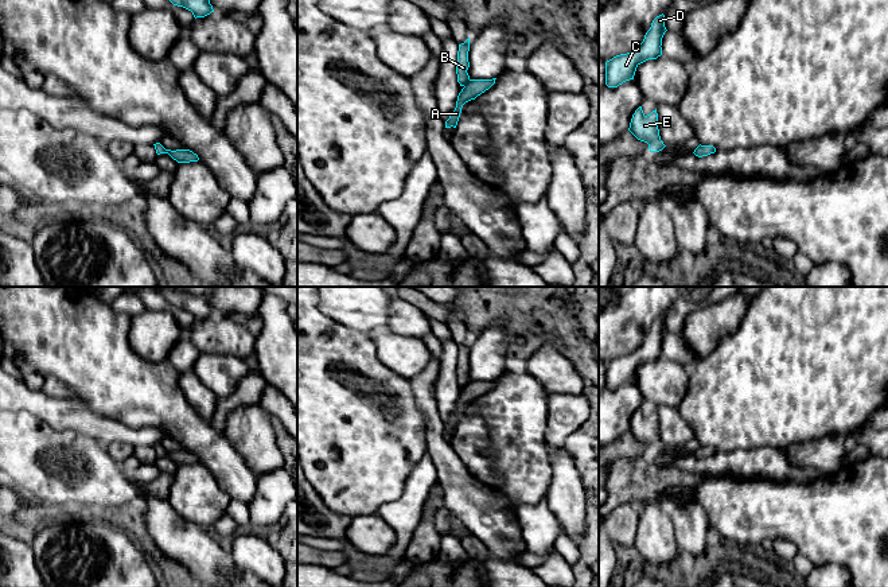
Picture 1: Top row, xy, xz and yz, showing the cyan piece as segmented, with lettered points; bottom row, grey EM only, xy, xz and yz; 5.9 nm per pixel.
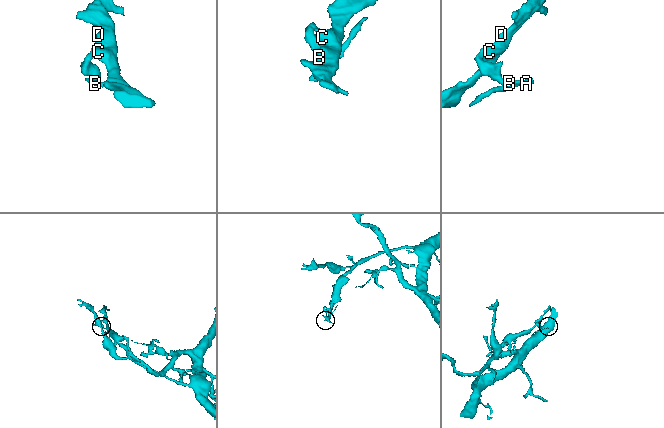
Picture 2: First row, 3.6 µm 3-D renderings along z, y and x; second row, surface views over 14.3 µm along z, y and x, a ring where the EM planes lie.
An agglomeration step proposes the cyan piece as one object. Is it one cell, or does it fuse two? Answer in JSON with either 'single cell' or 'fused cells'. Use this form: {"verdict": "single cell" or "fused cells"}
{"verdict": "fused cells"}

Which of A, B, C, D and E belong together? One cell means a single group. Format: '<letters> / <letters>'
A / B C D E

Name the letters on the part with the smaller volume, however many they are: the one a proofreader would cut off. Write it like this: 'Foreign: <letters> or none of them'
Foreign: A

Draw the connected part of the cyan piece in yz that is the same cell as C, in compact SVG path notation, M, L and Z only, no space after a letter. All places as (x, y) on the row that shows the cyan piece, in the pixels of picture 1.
M665 15L657 16L643 42L631 53L620 54L605 62L605 85L618 88L626 81L634 79L636 67L662 55L662 38L666 32Z

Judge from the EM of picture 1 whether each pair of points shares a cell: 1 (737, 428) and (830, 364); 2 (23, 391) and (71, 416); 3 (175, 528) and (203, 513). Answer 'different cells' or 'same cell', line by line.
1: same cell
2: same cell
3: different cells

